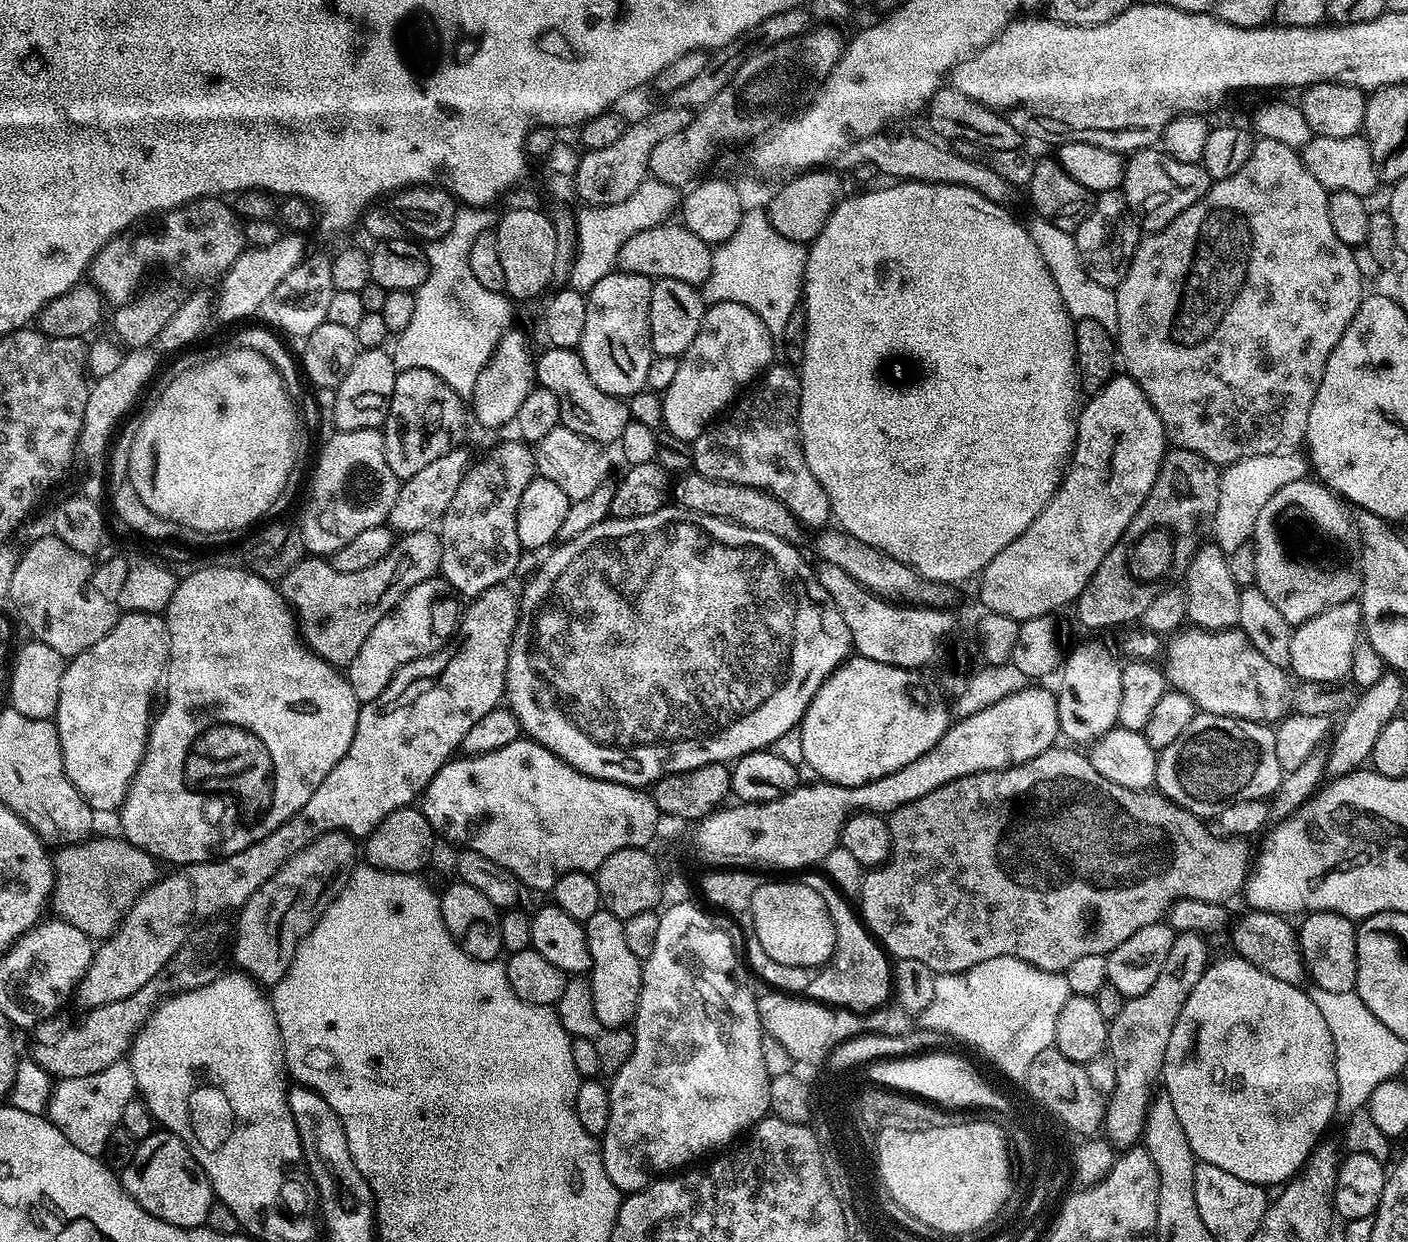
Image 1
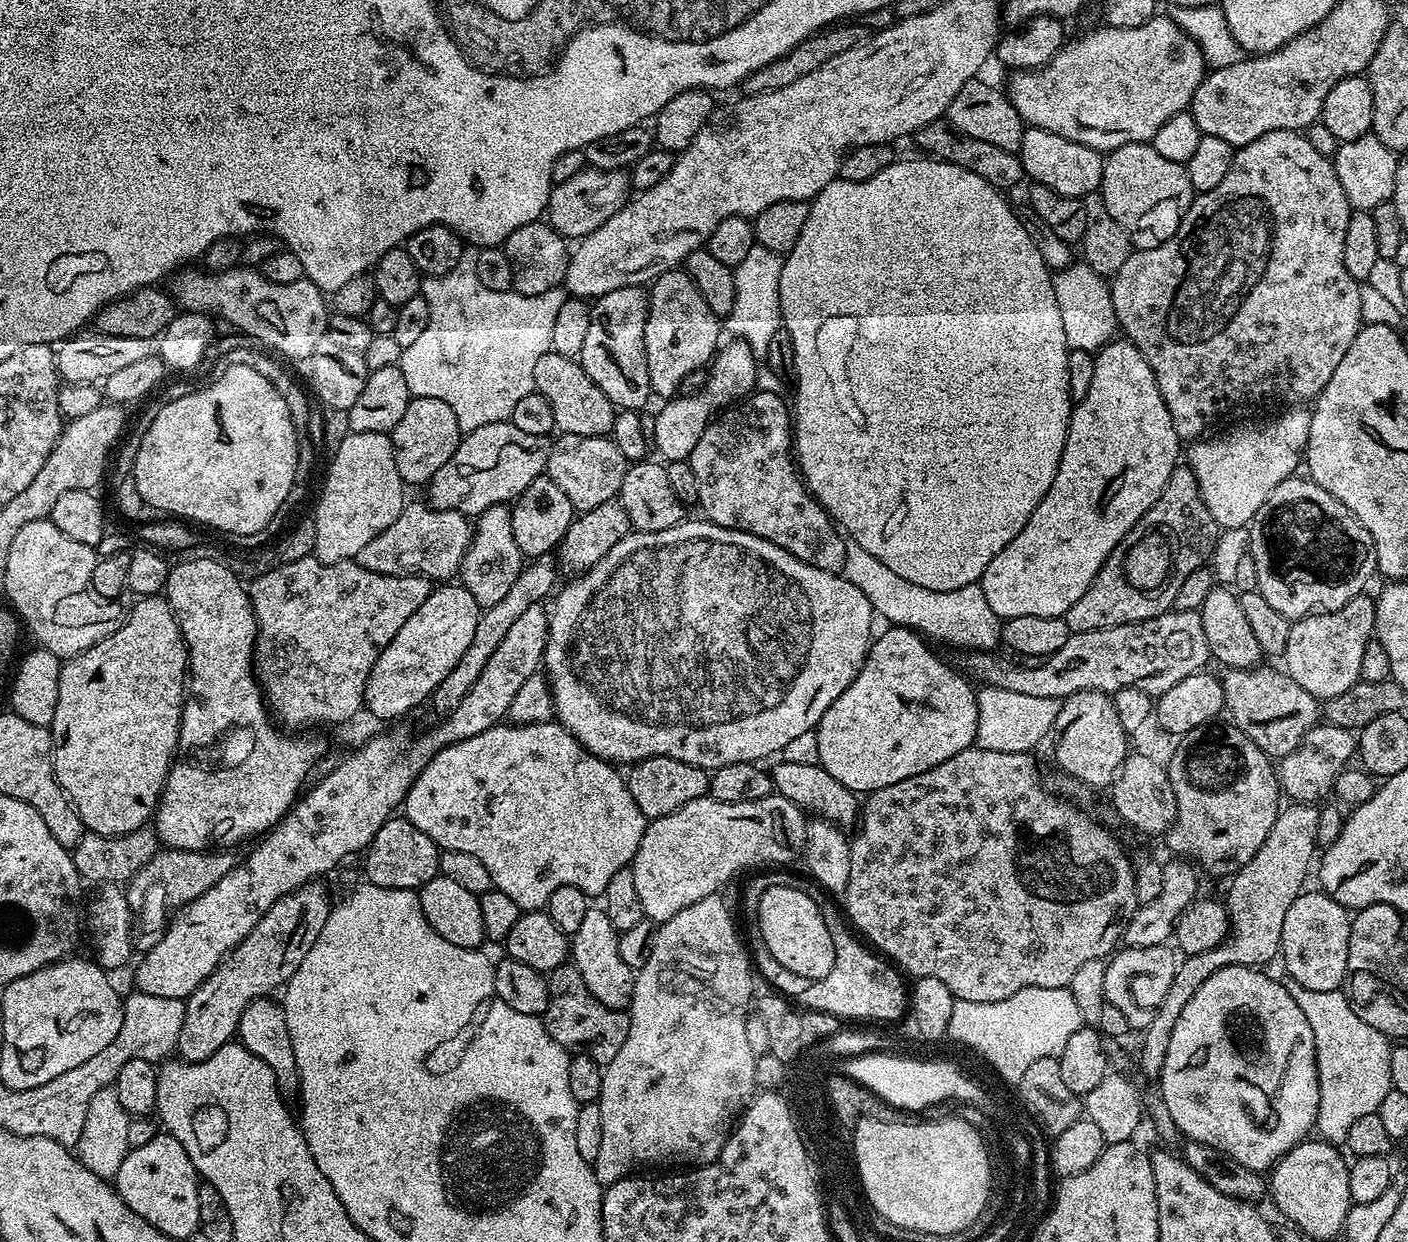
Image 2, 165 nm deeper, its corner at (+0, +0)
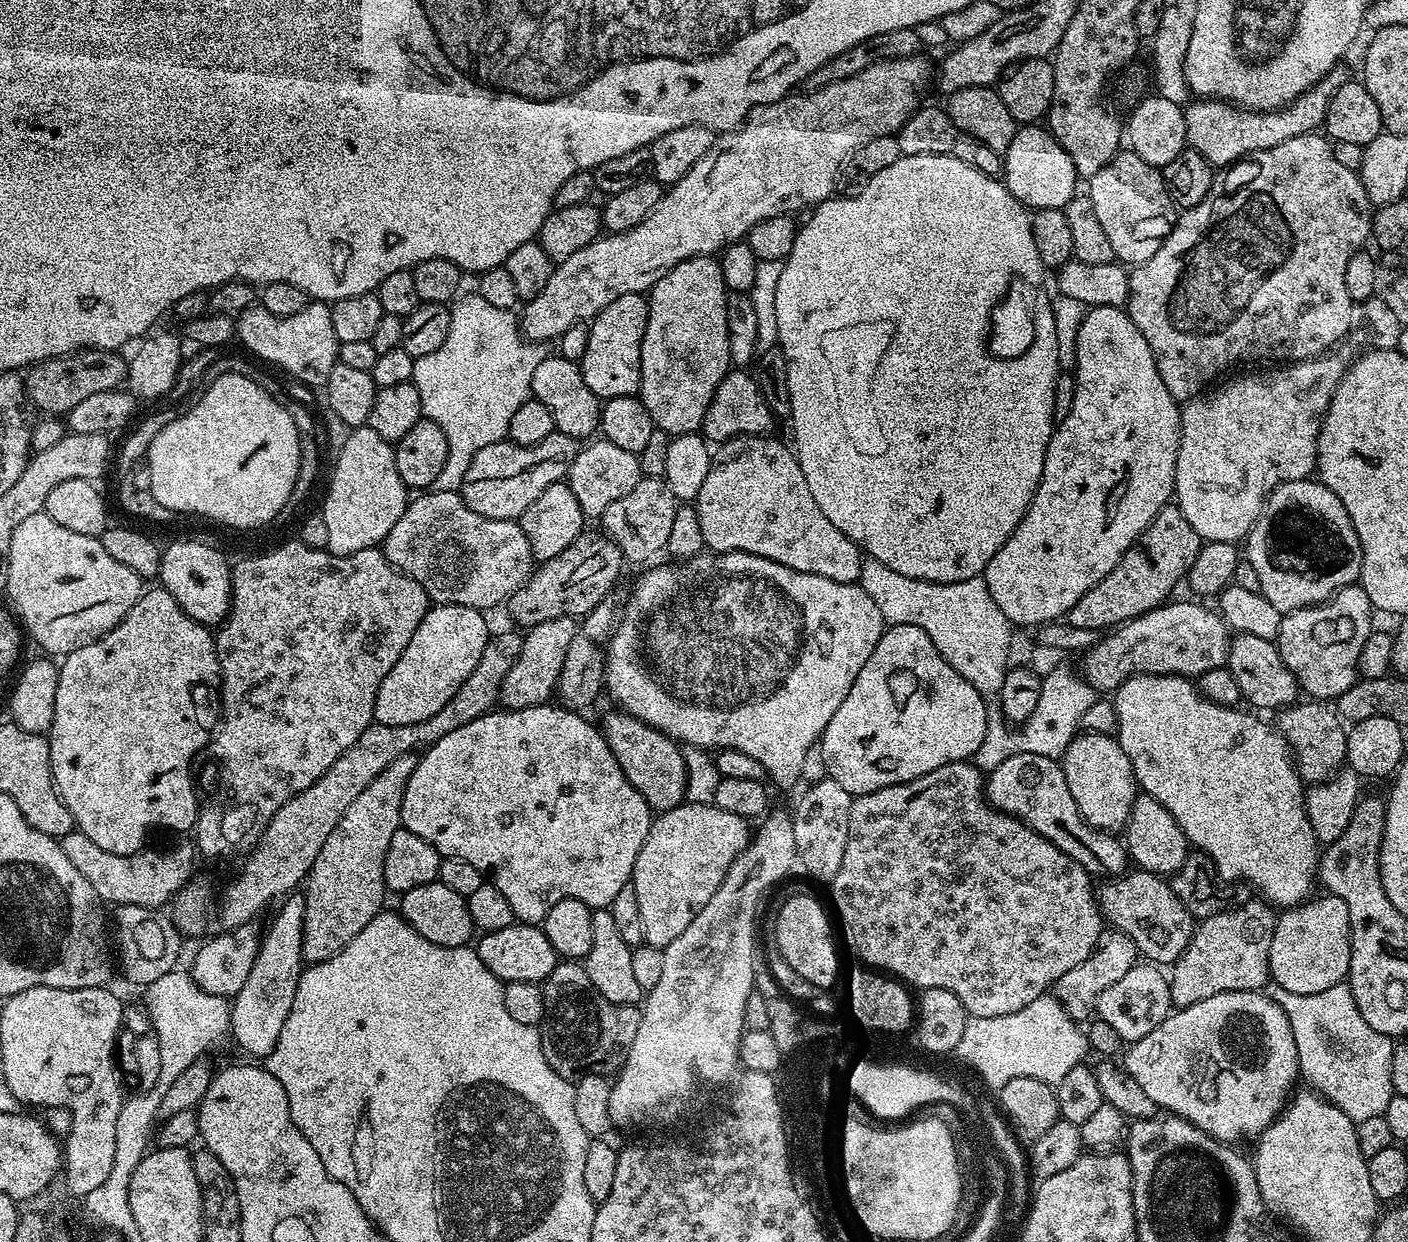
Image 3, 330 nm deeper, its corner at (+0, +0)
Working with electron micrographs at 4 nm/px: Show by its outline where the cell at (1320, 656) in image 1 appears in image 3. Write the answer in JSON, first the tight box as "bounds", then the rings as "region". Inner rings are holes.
{"bounds":[1275,583,1374,702],"region":[[[1359,583],[1344,588],[1341,592],[1335,592],[1329,600],[1322,604],[1316,604],[1312,608],[1299,608],[1293,612],[1285,612],[1280,618],[1280,629],[1275,638],[1276,649],[1280,652],[1282,662],[1294,674],[1294,678],[1300,684],[1305,693],[1309,692],[1313,701],[1332,702],[1342,695],[1358,679],[1356,667],[1358,658],[1362,654],[1362,646],[1366,638],[1374,630],[1372,624],[1374,609],[1370,598],[1366,598],[1366,590],[1360,588]]]}

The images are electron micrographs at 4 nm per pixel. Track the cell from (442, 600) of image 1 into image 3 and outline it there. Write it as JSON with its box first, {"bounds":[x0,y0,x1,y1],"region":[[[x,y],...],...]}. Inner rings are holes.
{"bounds":[374,604,490,726],"region":[[[438,604],[429,607],[422,618],[418,630],[414,630],[414,638],[406,642],[406,650],[402,650],[402,658],[390,666],[390,674],[382,678],[382,686],[378,686],[378,698],[374,702],[374,720],[386,726],[414,726],[418,722],[426,722],[438,714],[458,694],[458,686],[470,678],[470,670],[478,666],[478,658],[482,658],[482,650],[486,650],[486,642],[490,635],[488,624],[484,621],[485,613],[478,608],[458,606],[457,604]]]}

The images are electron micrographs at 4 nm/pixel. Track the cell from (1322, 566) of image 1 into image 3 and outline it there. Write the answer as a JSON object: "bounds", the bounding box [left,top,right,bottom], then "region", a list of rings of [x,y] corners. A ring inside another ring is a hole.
{"bounds":[1246,479,1362,614],"region":[[[1319,479],[1278,485],[1246,537],[1246,558],[1258,574],[1260,593],[1281,614],[1312,608],[1360,579],[1362,546],[1342,502]]]}

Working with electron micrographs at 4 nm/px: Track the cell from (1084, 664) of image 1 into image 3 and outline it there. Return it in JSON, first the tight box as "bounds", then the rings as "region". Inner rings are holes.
{"bounds":[1062,731,1138,830],"region":[[[1081,731],[1064,751],[1062,767],[1066,786],[1070,786],[1070,794],[1086,824],[1101,830],[1123,829],[1127,825],[1138,795],[1138,785],[1130,758],[1126,758],[1116,736]]]}

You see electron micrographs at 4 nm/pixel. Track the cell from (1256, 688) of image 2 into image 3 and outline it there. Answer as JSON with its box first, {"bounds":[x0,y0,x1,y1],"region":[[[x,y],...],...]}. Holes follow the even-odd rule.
{"bounds":[1278,701,1347,786],"region":[[[1321,701],[1297,702],[1279,713],[1278,731],[1284,735],[1289,748],[1294,753],[1296,771],[1305,785],[1315,786],[1331,779],[1341,769],[1347,759],[1347,727],[1340,714]]]}

